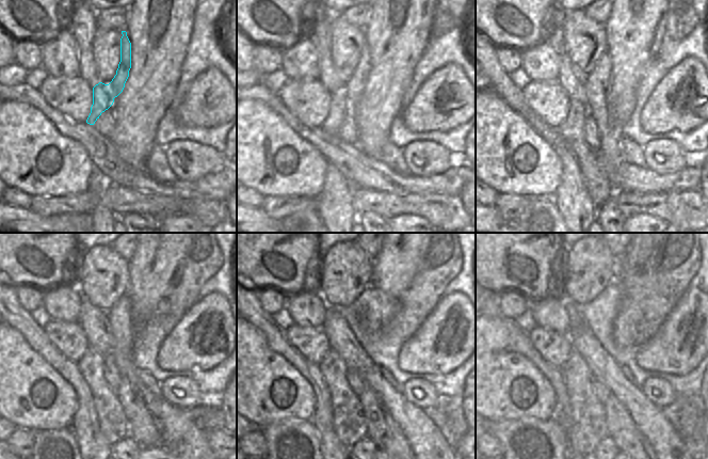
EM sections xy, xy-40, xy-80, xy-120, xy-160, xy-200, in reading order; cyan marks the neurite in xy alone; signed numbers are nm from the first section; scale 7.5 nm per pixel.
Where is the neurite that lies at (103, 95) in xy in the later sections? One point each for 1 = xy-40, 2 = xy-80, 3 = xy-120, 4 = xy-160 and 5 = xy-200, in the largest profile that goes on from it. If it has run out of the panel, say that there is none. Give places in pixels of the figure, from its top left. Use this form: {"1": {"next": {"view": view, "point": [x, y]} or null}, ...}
{"1": {"next": {"view": "xy-40", "point": [343, 101]}}, "2": {"next": {"view": "xy-80", "point": [594, 165]}}, "3": {"next": {"view": "xy-120", "point": [123, 413]}}, "4": {"next": {"view": "xy-160", "point": [355, 416]}}, "5": {"next": {"view": "xy-200", "point": [592, 421]}}}

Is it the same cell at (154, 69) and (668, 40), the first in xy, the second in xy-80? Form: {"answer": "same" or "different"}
{"answer": "different"}

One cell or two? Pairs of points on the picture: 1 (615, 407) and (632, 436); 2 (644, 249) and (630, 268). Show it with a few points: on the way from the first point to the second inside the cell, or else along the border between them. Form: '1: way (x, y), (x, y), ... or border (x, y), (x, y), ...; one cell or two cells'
1: way (615, 414), (615, 418), (625, 428); one cell
2: way (640, 253), (630, 264); one cell

